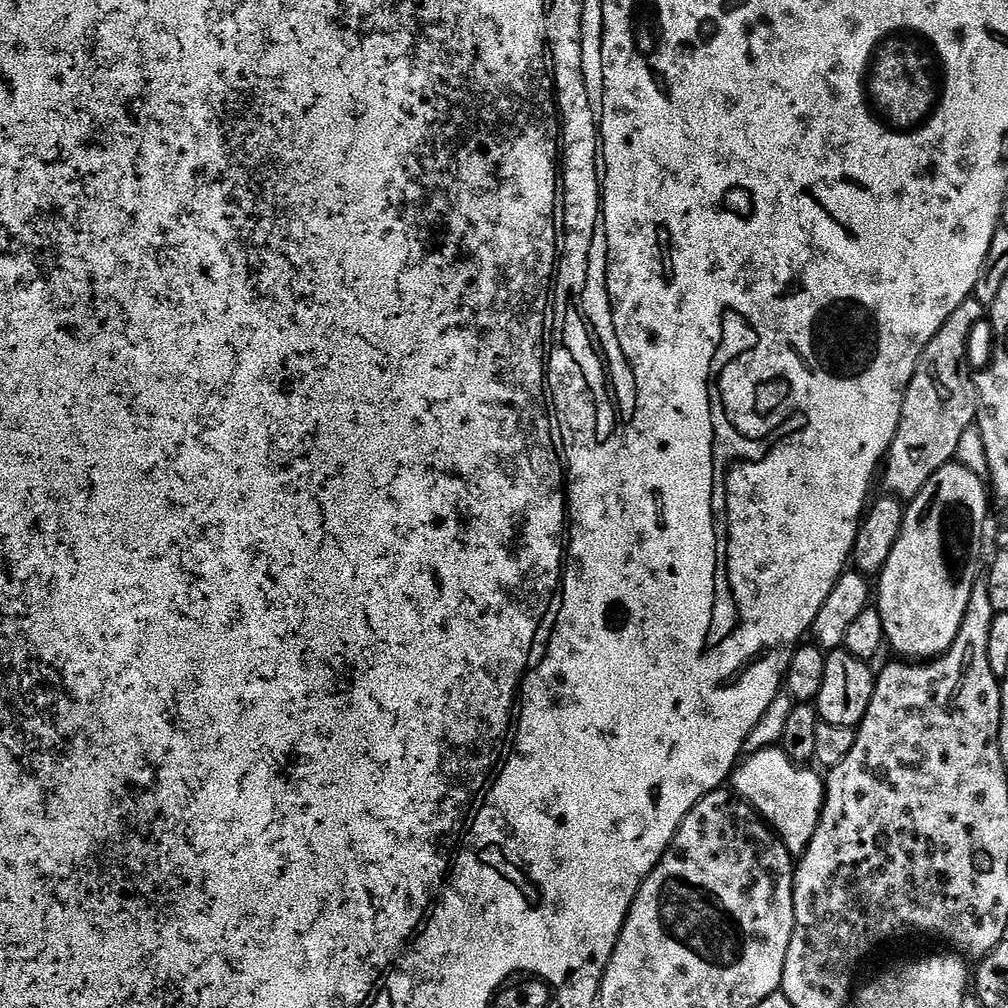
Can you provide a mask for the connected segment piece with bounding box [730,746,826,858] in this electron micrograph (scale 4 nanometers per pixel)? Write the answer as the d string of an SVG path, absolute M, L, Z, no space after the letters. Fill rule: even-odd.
M773 746L748 756L735 769L730 784L736 795L745 800L764 823L775 831L793 857L799 858L810 846L824 810L826 780L819 774L815 767L794 763L785 754L783 747Z

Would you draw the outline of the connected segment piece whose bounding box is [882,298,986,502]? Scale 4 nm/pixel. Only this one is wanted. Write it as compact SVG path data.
M969 298L946 318L942 330L920 355L916 373L904 392L904 405L900 415L900 425L888 447L886 467L882 472L884 484L891 495L901 501L911 501L934 478L942 466L956 460L958 442L962 434L976 424L976 414L980 411L980 392L976 388L973 369L968 369L968 339L972 327L986 316L986 305L980 300Z

